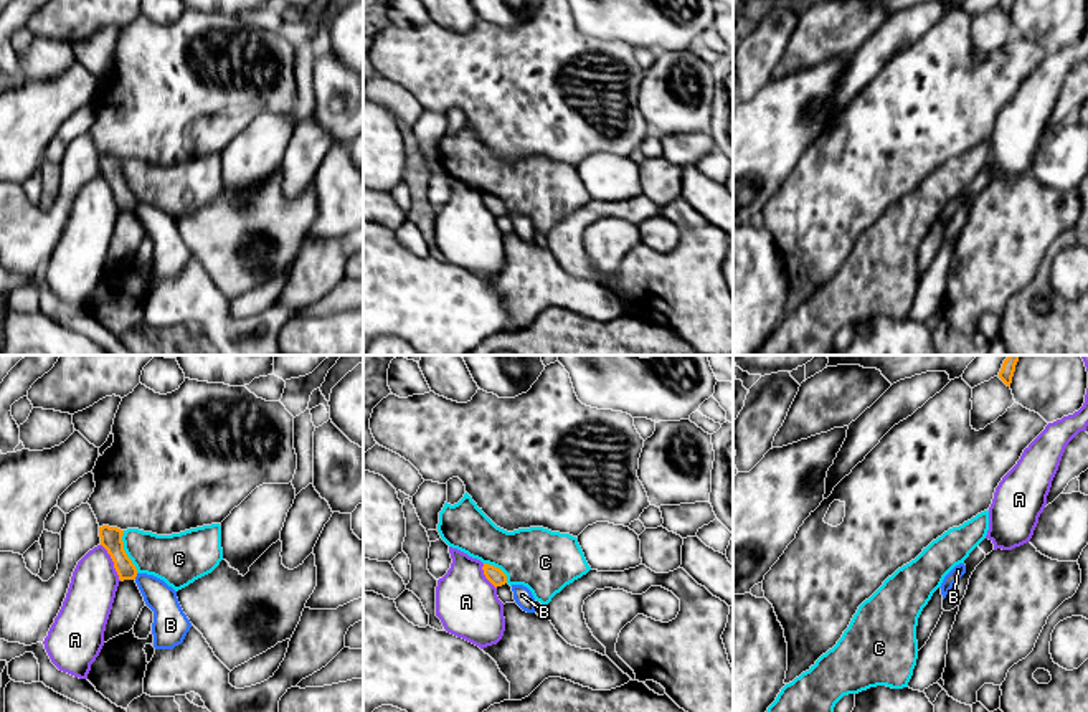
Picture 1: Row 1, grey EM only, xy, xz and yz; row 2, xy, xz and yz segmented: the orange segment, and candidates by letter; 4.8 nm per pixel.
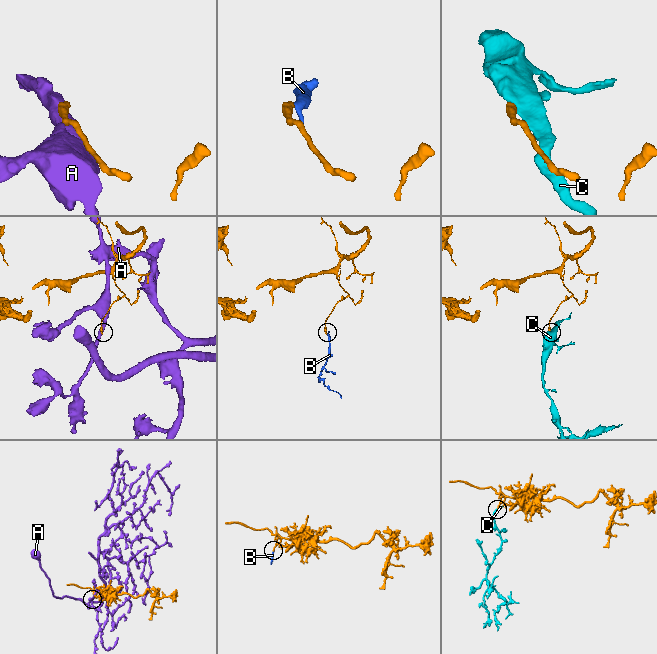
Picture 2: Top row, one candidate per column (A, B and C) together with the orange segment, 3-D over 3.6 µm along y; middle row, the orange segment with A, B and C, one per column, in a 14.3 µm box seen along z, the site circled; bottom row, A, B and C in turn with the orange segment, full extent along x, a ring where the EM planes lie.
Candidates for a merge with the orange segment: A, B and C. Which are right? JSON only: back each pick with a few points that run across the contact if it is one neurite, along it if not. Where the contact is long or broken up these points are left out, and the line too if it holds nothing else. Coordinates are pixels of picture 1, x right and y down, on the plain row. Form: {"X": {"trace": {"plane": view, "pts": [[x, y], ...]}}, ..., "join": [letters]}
{"join": []}

